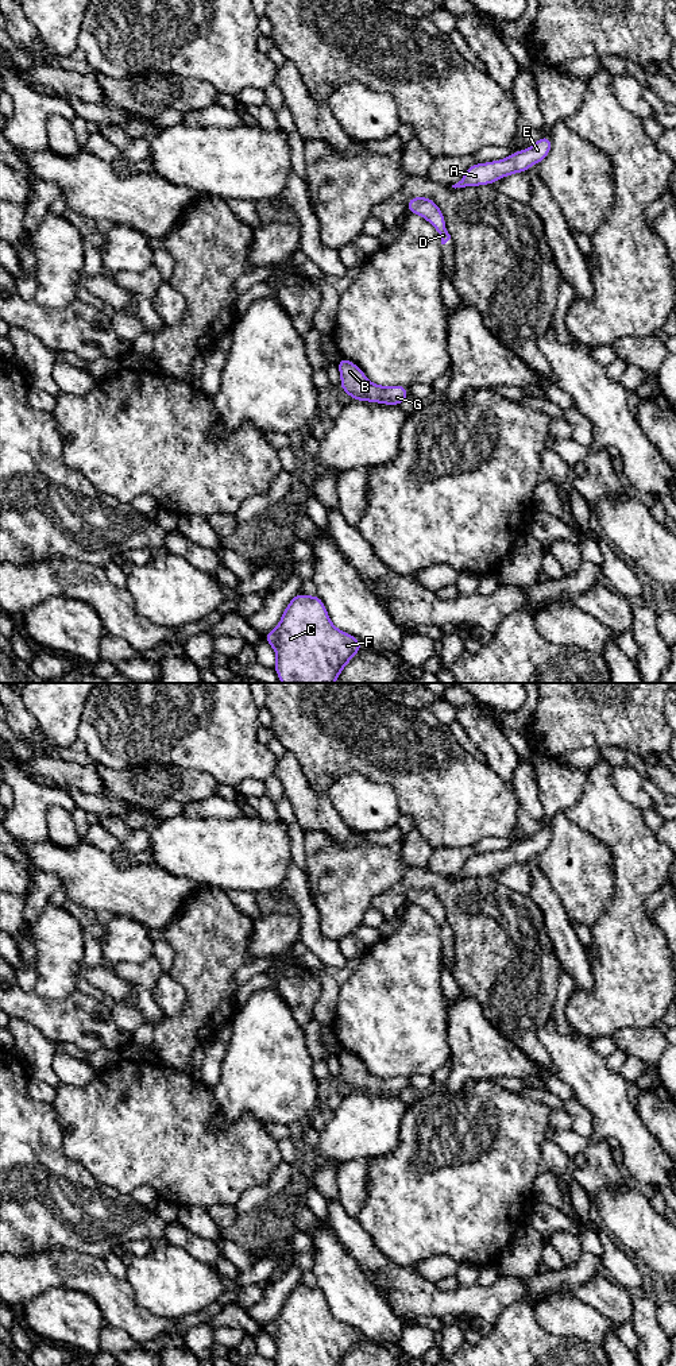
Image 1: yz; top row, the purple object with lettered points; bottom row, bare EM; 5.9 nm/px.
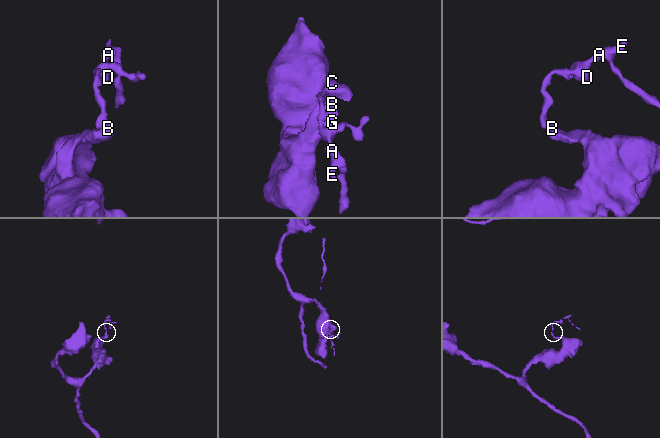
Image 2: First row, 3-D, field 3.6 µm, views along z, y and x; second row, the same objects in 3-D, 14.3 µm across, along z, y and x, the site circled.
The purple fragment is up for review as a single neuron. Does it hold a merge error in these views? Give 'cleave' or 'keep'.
cleave

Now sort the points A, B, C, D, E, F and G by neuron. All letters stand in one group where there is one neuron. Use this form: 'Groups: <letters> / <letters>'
Groups: A D E / B C F G

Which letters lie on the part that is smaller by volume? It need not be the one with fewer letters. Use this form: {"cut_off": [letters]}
{"cut_off": ["A", "D", "E"]}

